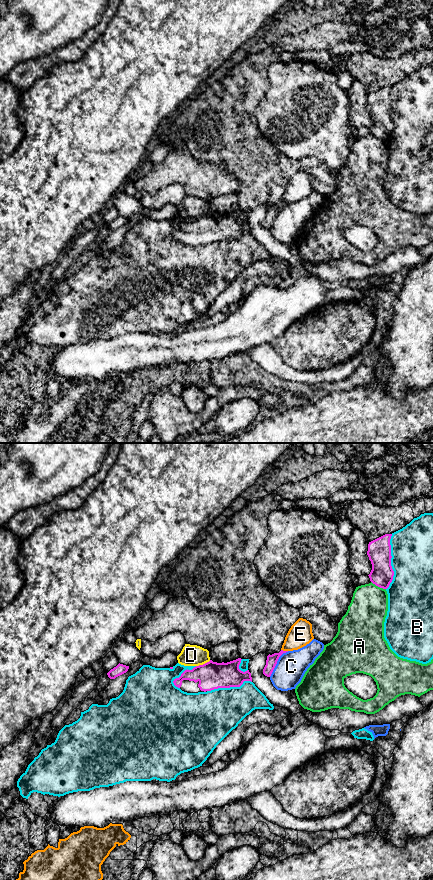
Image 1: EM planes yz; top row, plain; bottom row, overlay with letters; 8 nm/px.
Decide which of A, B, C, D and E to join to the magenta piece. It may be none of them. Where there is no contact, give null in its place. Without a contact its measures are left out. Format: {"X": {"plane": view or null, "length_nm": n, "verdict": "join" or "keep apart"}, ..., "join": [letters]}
{"A": {"plane": "yz", "length_nm": 140, "verdict": "keep apart"}, "B": {"plane": "yz", "length_nm": 460, "verdict": "keep apart"}, "C": {"plane": "yz", "length_nm": 260, "verdict": "keep apart"}, "D": {"plane": "yz", "length_nm": 130, "verdict": "keep apart"}, "E": {"plane": "yz", "length_nm": 60, "verdict": "keep apart"}, "join": []}

